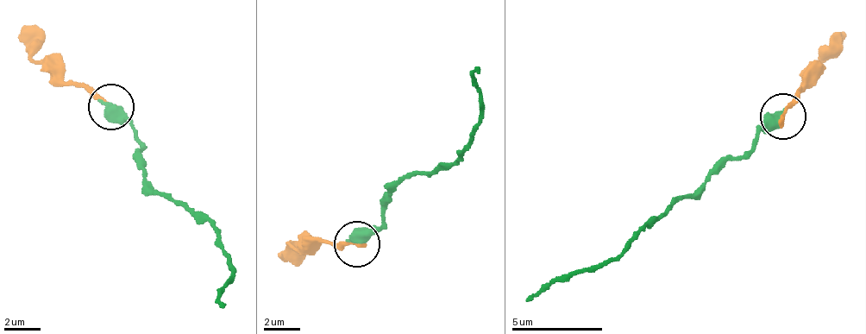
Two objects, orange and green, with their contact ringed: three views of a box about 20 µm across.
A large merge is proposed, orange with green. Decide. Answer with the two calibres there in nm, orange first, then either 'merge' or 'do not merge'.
240 nm thick on the orange side, 650 nm on the other; merge

